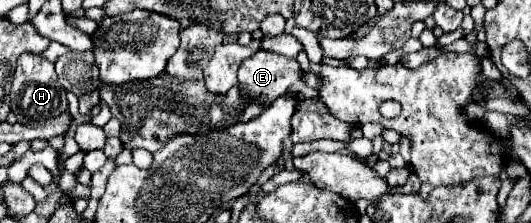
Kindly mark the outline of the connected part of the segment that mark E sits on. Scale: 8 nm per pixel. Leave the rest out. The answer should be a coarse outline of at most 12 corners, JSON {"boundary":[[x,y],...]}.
{"boundary":[[256,51],[242,61],[244,97],[268,107],[302,79],[296,59]]}

